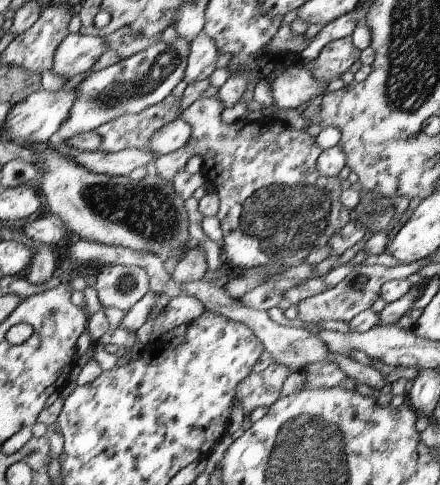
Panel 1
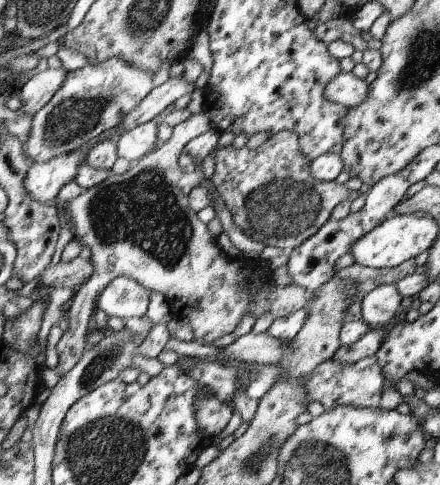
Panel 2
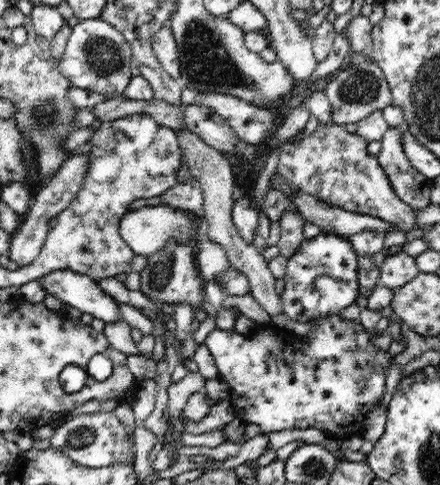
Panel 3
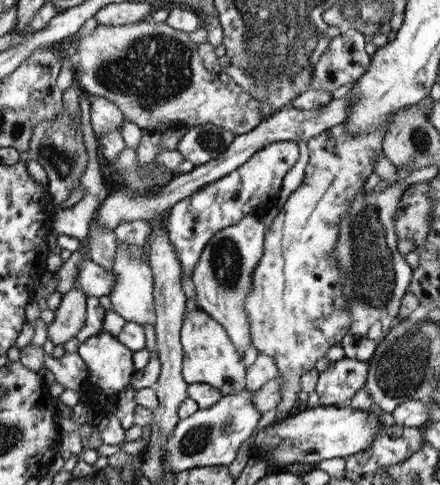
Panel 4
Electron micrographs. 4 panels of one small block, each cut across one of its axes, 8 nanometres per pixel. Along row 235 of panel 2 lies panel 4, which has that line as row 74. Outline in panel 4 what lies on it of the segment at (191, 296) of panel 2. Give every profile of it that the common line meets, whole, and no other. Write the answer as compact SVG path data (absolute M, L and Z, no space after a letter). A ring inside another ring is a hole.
M143 20L119 28L97 26L91 34L79 34L73 40L69 40L77 60L73 78L79 90L113 102L125 120L141 128L153 128L157 122L187 128L211 124L241 136L263 122L259 102L237 84L219 82L197 56L199 44L193 44L189 34L177 32L167 24Z

